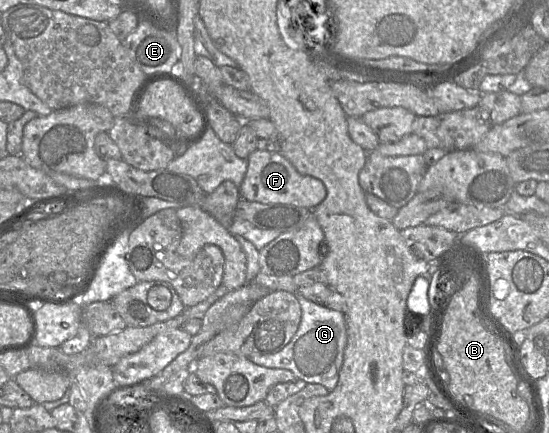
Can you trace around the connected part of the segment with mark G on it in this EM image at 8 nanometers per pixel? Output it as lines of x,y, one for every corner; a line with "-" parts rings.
259,272
251,282
265,286
270,291
284,290
295,294
301,306
302,317
297,332
282,350
273,354
250,356
250,361
266,368
287,369
297,379
306,383
322,384
329,392
334,390
339,380
339,371
347,345
345,314
303,297
298,292
293,276
273,276

